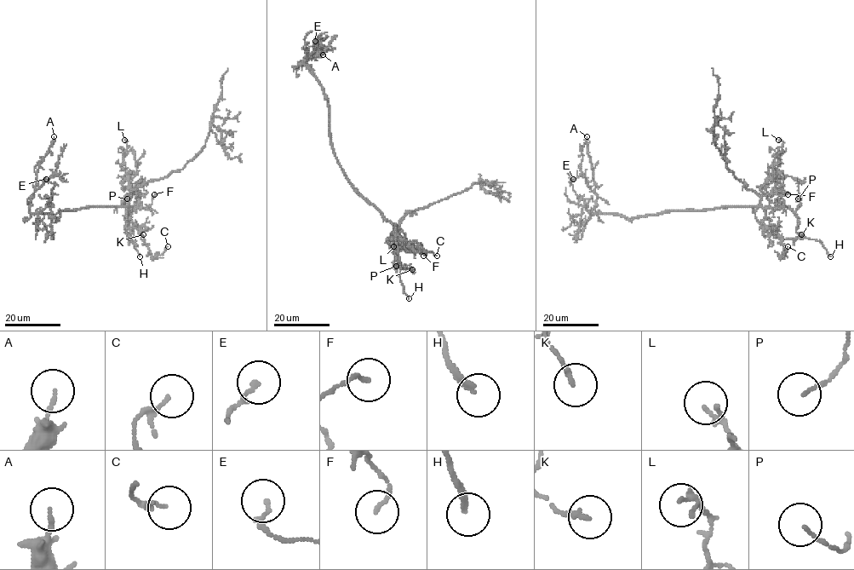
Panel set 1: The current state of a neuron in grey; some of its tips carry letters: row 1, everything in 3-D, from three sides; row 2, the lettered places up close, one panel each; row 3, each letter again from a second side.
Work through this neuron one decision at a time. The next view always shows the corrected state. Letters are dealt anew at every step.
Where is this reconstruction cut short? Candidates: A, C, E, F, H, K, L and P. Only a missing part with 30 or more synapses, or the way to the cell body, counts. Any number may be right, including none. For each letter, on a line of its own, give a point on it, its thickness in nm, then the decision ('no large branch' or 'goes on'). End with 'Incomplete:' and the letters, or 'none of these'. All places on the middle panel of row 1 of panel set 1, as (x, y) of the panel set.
A: place (323, 54); calibre 130 nm; no large branch
C: place (437, 256); calibre 80 nm; no large branch
E: place (315, 41); calibre 150 nm; no large branch
F: place (423, 256); calibre 130 nm; no large branch
H: place (409, 298); calibre 170 nm; goes on
K: place (412, 269); calibre 160 nm; no large branch
L: place (393, 246); calibre 110 nm; no large branch
P: place (396, 266); calibre 100 nm; no large branch
Incomplete: H

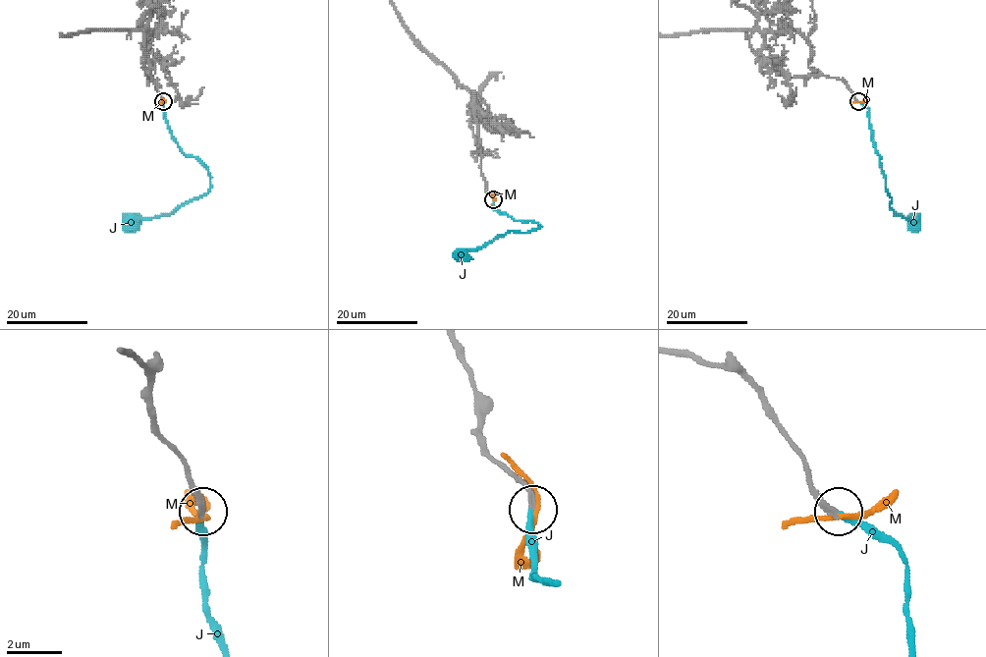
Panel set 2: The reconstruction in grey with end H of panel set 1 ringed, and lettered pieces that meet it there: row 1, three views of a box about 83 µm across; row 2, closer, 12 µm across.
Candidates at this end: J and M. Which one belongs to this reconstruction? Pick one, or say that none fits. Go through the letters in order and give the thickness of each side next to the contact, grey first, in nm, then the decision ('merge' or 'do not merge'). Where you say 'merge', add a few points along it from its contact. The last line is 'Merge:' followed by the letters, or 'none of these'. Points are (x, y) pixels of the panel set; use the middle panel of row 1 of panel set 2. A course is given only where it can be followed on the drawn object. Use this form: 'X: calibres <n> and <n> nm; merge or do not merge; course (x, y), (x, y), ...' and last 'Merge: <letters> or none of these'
J: calibres 190 and 200 nm; merge; course (494, 199), (494, 209), (515, 220), (534, 221), (540, 226), (531, 231), (505, 233), (463, 253)
M: calibres 190 and 160 nm; do not merge
Merge: J

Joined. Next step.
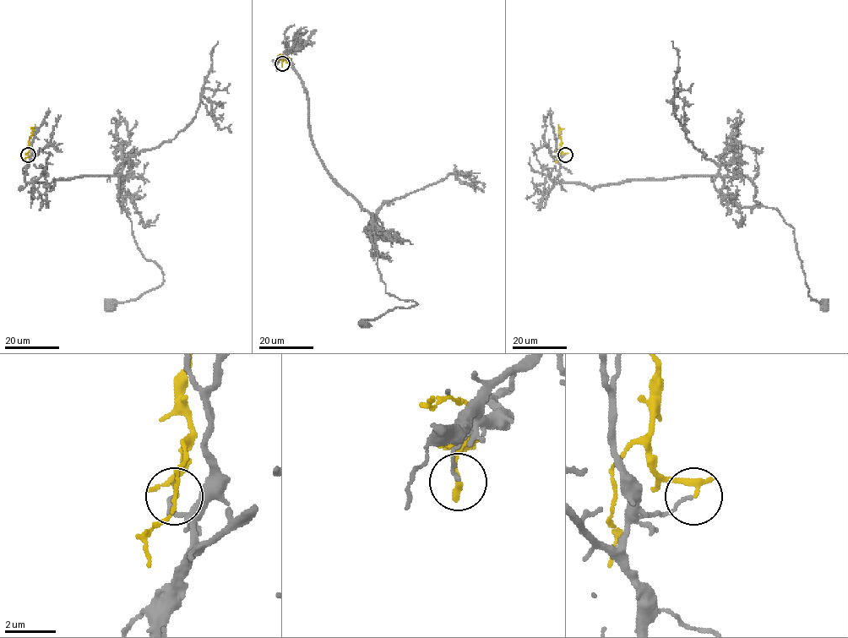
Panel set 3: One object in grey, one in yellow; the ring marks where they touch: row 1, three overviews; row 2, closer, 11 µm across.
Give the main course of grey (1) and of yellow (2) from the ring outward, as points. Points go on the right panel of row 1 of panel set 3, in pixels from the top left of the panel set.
1: (565, 155), (559, 182), (589, 187), (710, 175), (736, 206), (776, 209), (793, 227), (808, 294), (823, 306)
2: (565, 155), (561, 149), (557, 124)

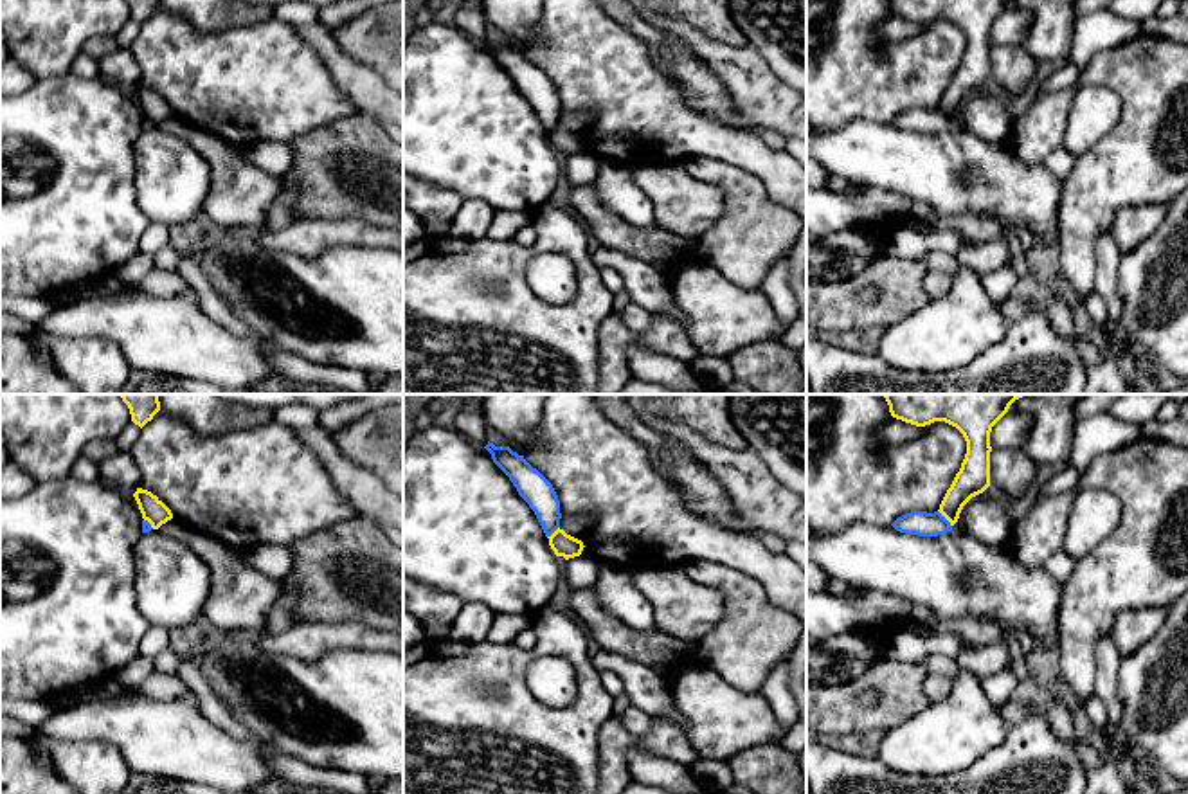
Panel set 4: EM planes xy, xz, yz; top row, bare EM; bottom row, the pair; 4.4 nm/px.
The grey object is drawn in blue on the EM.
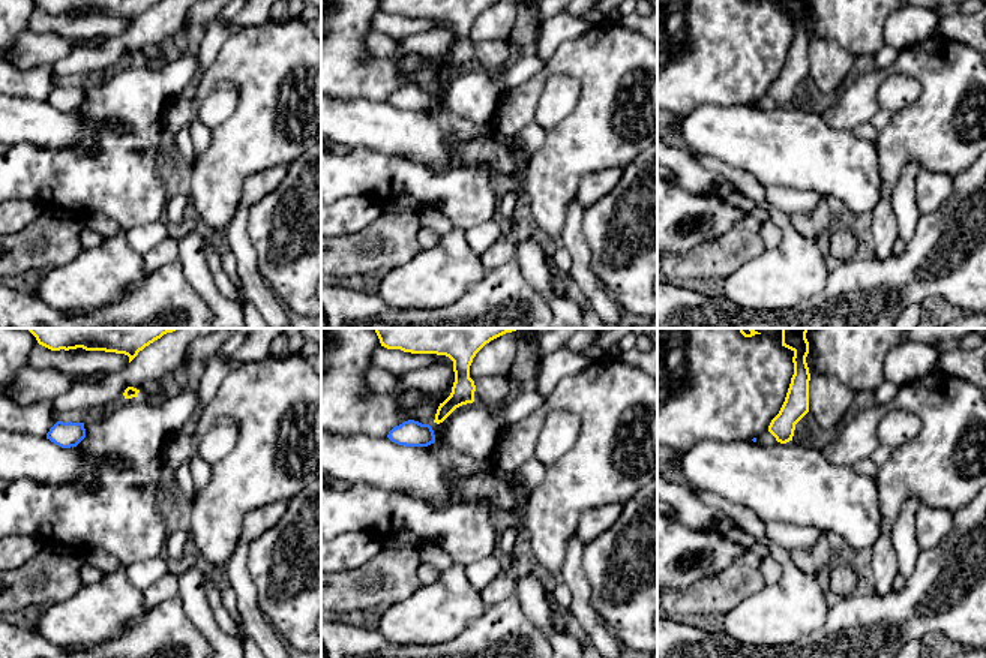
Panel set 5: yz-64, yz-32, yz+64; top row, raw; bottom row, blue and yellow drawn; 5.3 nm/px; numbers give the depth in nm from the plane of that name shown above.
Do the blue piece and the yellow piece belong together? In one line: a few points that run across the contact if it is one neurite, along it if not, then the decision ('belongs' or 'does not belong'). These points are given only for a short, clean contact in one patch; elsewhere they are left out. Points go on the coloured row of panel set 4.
line yz (938, 510), (951, 526); does not belong

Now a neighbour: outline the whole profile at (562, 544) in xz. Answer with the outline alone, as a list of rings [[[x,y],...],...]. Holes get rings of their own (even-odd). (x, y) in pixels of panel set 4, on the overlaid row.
[[[556,529],[549,538],[549,546],[556,556],[563,556],[565,560],[580,556],[583,551],[583,542],[567,535],[563,529]]]

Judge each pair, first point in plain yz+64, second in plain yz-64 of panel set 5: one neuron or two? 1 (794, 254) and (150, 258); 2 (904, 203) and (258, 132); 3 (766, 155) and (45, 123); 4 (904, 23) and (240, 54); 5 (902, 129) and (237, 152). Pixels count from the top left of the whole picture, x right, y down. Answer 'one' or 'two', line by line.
1: two
2: two
3: one
4: two
5: one

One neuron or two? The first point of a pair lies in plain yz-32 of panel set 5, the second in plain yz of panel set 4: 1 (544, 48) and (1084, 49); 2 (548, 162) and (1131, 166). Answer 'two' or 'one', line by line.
1: one
2: one

